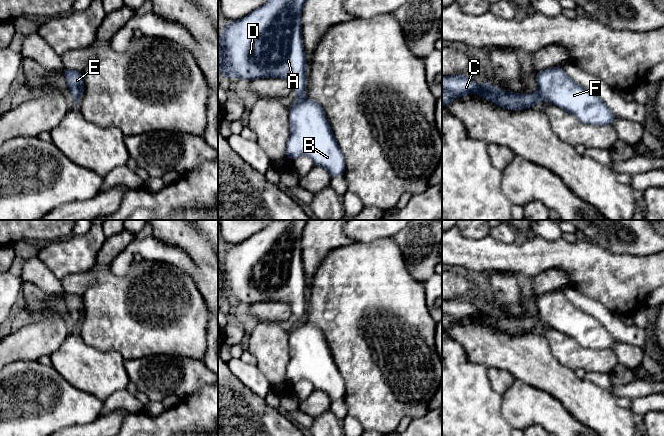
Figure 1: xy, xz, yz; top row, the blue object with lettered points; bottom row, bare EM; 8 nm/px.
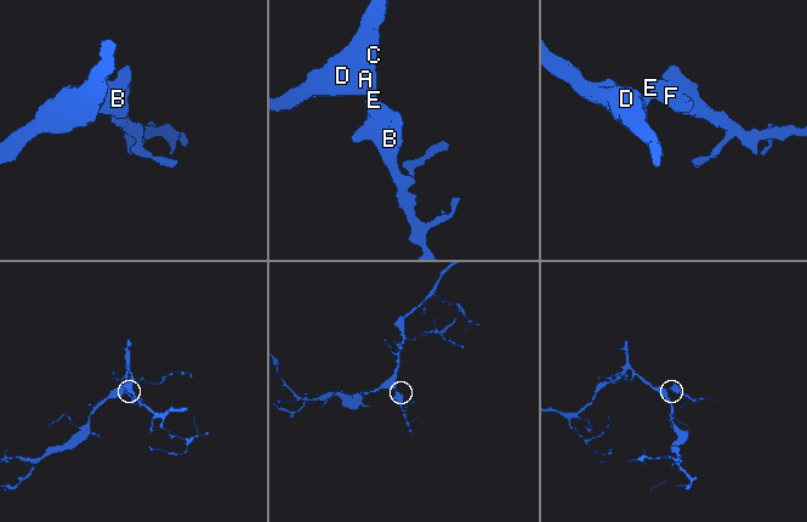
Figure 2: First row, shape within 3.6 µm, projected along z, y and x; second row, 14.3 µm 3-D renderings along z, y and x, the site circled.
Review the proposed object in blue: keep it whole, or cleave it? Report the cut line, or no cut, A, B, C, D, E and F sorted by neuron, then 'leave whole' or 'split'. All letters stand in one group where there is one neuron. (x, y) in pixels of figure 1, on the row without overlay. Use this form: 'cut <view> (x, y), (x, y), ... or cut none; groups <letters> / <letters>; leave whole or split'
cut none; groups A B C D E F; leave whole

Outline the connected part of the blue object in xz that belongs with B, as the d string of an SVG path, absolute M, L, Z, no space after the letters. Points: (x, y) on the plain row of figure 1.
M276 220L245 241L225 247L223 256L218 262L218 293L222 300L234 303L246 303L249 305L269 301L287 303L292 314L298 318L298 321L289 336L290 360L286 368L286 380L293 385L301 379L306 379L312 383L314 390L324 392L329 400L333 402L343 399L345 396L344 379L336 365L322 330L304 319L307 312L305 298L308 289L302 263L302 235L306 224L307 220Z

